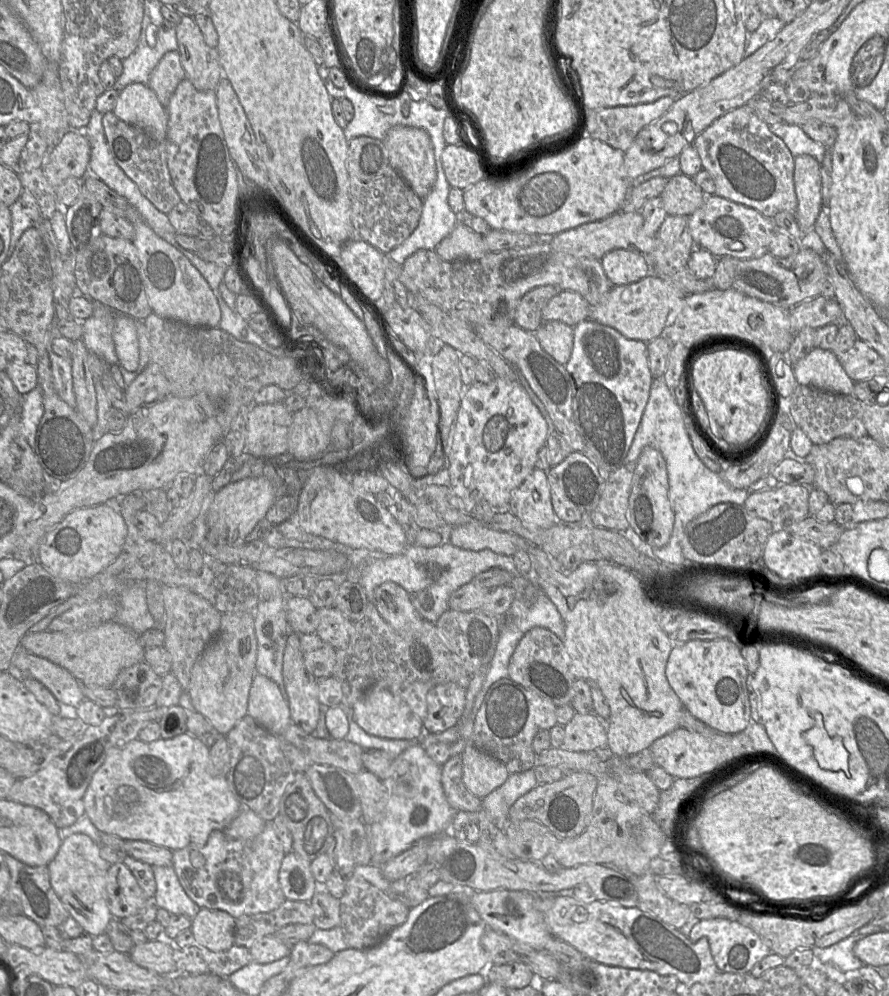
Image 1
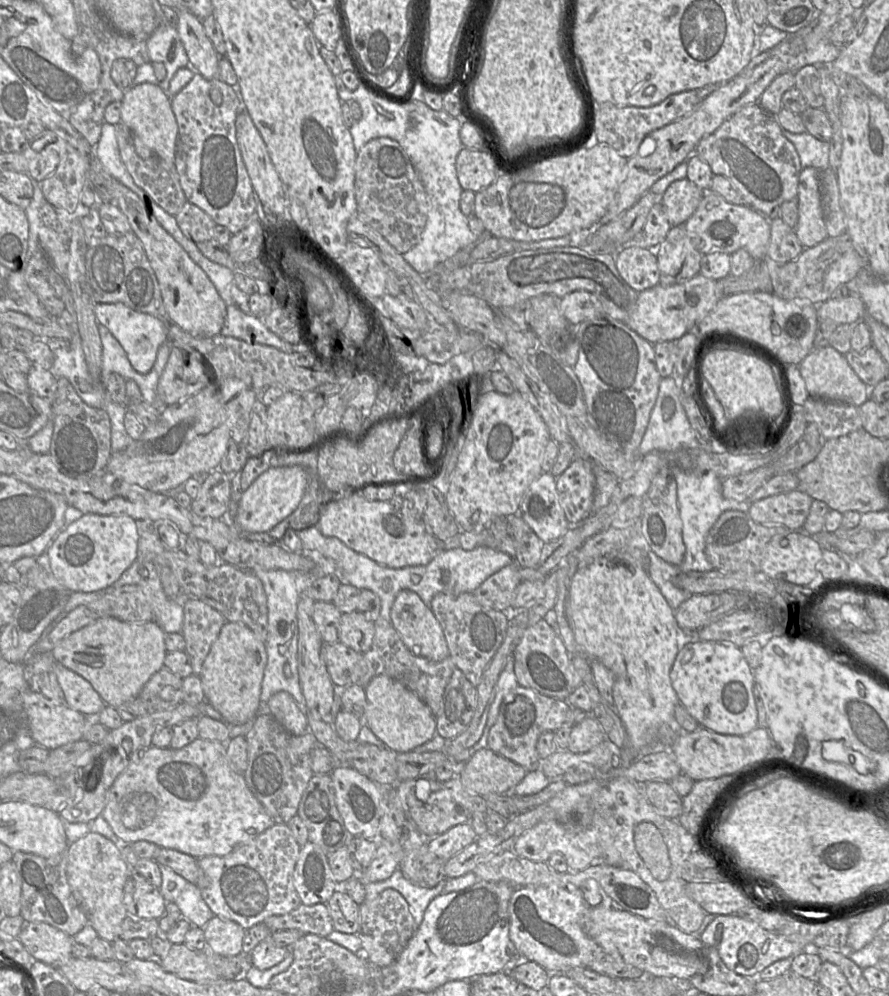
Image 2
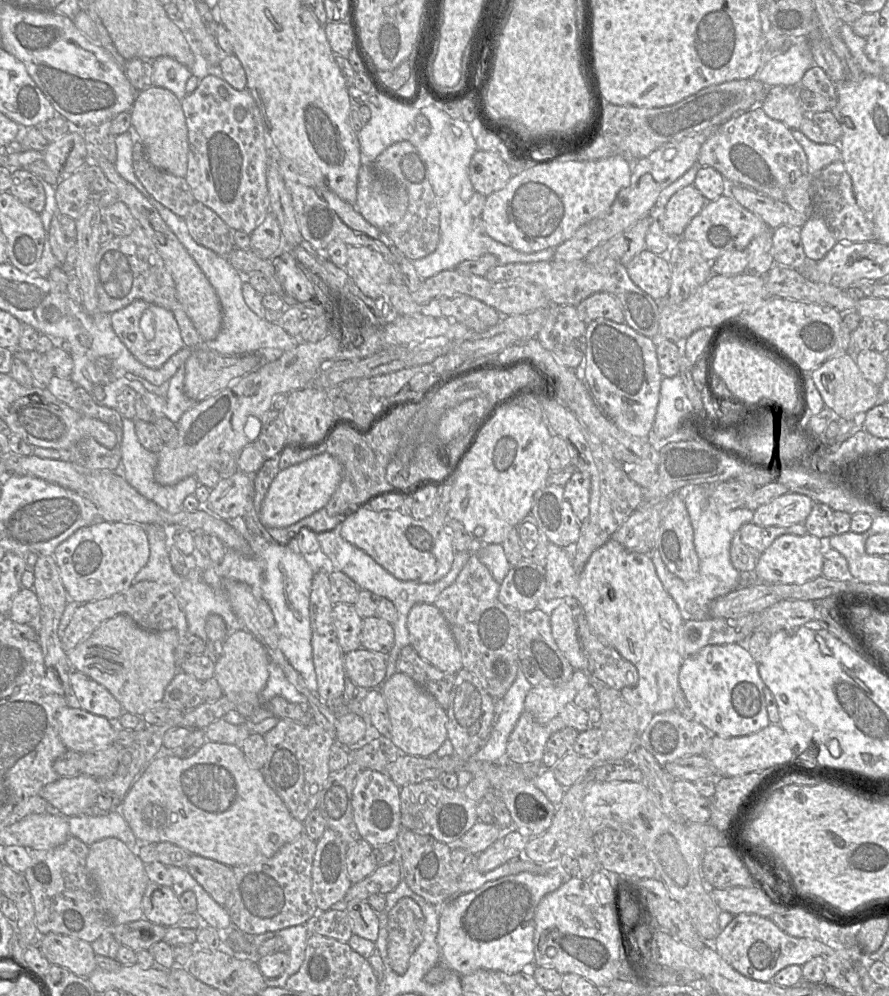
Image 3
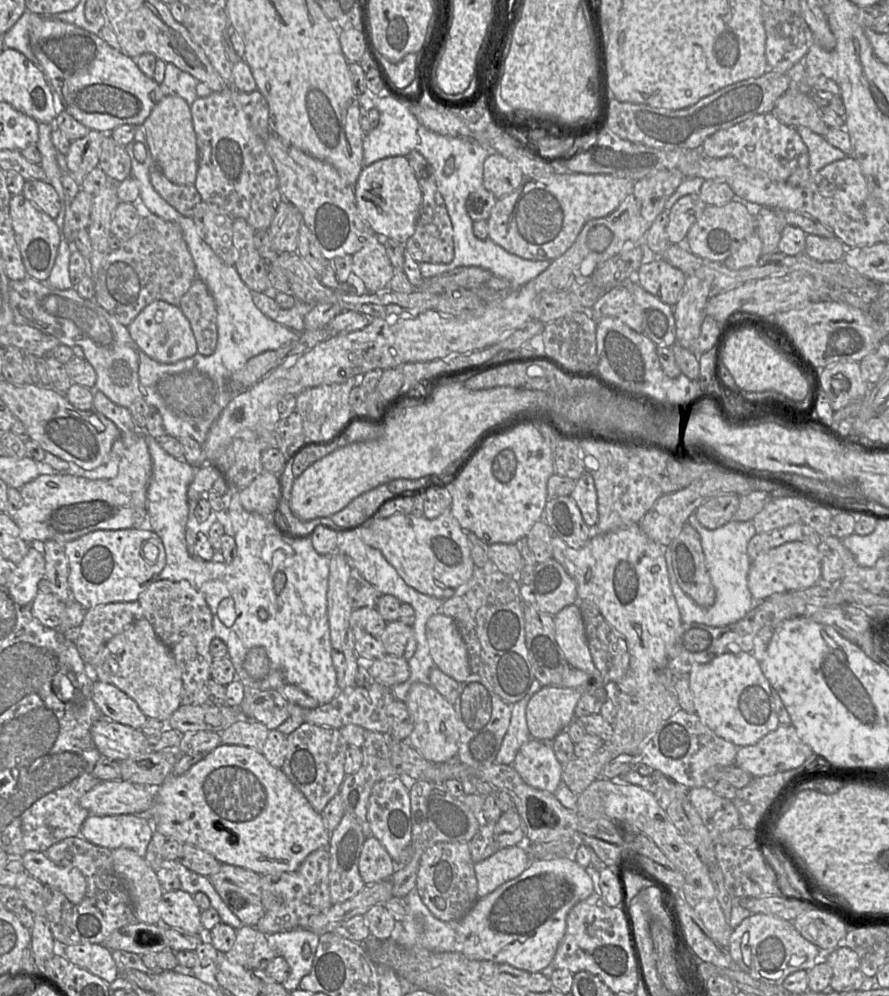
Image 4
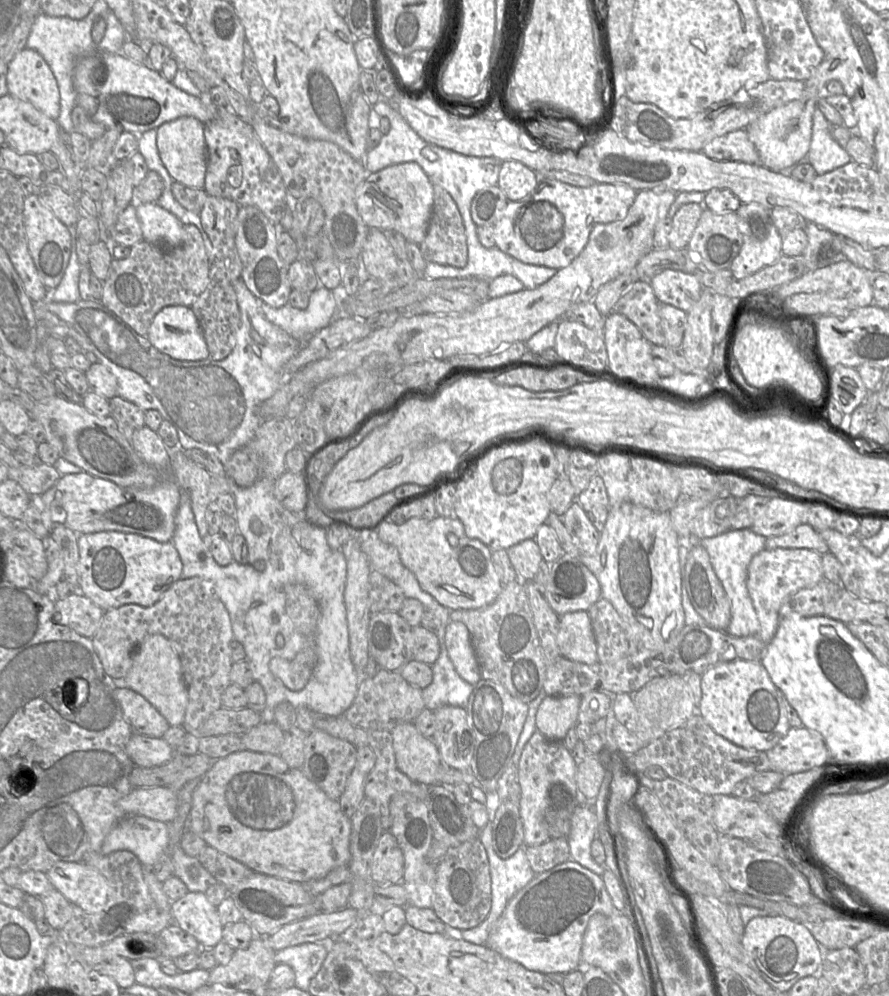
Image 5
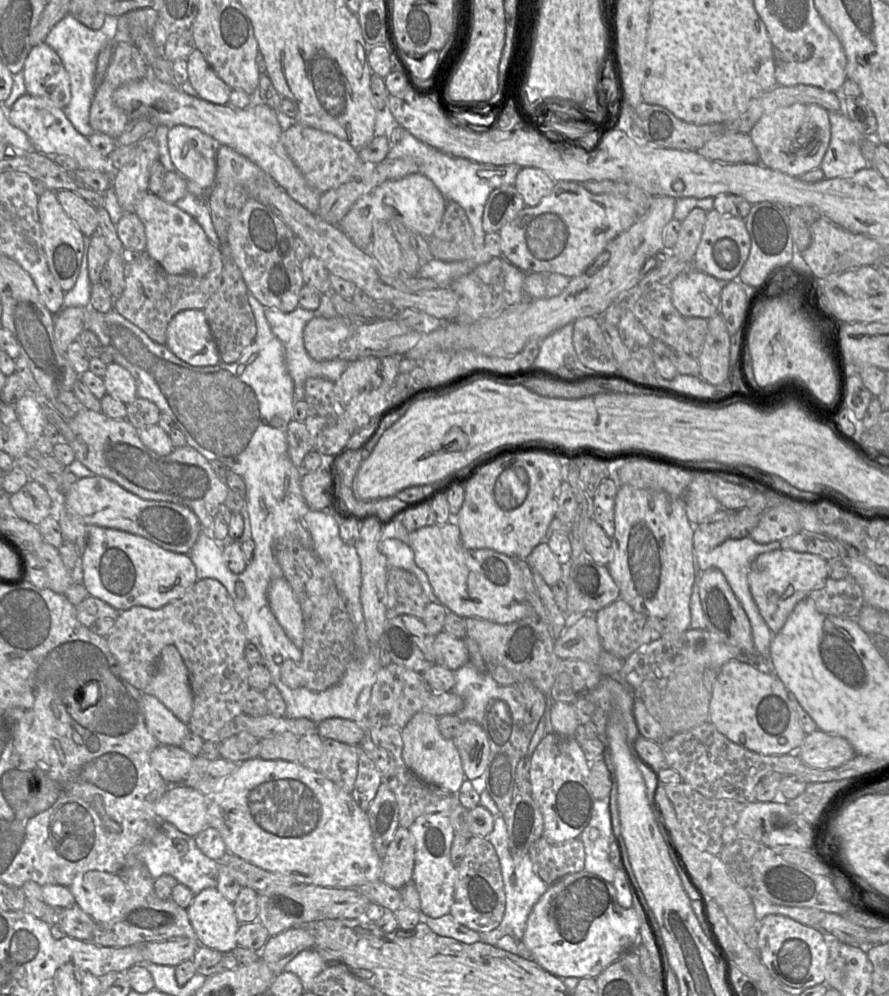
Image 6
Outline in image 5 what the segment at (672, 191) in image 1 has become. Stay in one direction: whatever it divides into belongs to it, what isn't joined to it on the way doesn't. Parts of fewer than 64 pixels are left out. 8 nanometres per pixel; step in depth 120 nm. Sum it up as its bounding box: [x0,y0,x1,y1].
[669,203,703,249]

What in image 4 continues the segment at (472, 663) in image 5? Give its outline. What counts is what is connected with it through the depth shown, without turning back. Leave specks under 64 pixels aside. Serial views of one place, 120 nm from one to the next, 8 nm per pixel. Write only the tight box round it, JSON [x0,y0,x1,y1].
[426,612,472,683]

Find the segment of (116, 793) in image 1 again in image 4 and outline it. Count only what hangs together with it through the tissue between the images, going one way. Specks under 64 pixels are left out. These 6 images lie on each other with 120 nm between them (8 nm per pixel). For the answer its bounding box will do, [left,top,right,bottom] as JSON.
[135,744,331,875]

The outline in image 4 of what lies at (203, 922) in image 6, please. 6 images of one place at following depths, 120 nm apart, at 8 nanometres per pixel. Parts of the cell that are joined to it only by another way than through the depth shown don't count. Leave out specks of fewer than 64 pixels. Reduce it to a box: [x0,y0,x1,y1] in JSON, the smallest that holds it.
[158,890,205,935]

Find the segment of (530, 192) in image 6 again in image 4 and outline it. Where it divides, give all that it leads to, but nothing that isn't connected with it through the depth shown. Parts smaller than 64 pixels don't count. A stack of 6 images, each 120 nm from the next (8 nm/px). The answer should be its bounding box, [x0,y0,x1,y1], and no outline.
[483,152,524,199]

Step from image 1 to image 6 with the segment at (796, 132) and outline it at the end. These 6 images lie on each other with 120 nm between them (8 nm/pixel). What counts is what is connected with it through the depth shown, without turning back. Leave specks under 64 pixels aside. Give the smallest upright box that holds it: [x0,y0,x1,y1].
[820,112,870,179]

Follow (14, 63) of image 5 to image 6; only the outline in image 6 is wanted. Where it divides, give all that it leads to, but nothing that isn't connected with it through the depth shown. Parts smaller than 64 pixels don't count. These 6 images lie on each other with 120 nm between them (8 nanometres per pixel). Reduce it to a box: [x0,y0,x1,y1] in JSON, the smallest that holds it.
[21,41,71,109]

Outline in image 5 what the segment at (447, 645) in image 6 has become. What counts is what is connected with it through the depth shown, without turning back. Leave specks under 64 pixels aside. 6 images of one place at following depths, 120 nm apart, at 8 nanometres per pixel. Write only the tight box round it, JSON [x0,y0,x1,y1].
[404,626,442,665]

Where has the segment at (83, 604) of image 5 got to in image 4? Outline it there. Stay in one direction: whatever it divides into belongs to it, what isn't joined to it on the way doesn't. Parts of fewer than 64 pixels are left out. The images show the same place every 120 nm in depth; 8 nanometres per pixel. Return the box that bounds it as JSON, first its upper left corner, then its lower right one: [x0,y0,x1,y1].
[30,592,87,631]

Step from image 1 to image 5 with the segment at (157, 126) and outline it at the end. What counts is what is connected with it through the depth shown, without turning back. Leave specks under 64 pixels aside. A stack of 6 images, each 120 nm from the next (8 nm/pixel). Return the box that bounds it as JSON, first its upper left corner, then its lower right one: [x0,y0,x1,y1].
[156,116,208,189]

